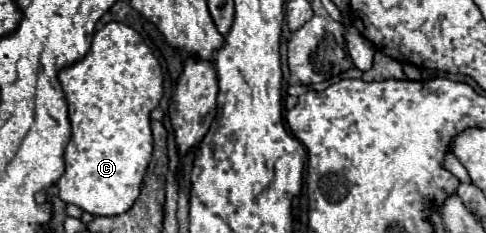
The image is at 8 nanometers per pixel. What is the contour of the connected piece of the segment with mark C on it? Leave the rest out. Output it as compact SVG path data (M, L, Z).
M111 21L93 35L89 53L75 65L59 73L61 87L69 103L69 119L73 127L71 141L65 149L65 173L55 183L59 197L91 215L121 215L129 211L139 197L141 181L153 153L153 137L149 127L151 111L163 99L163 69L145 39L125 23Z

